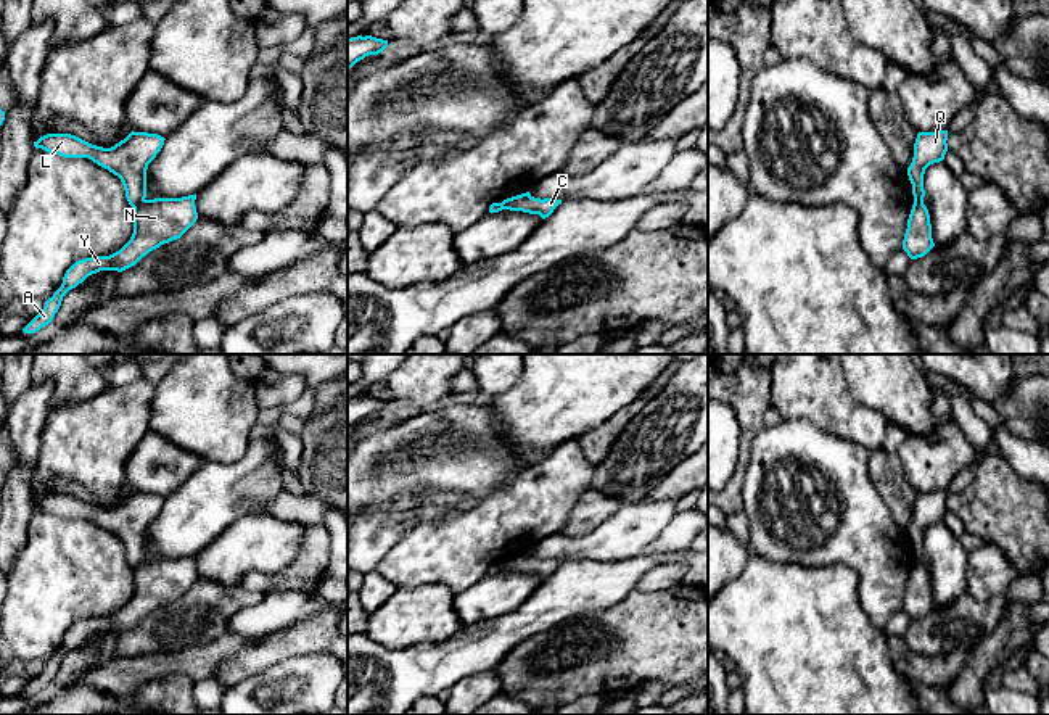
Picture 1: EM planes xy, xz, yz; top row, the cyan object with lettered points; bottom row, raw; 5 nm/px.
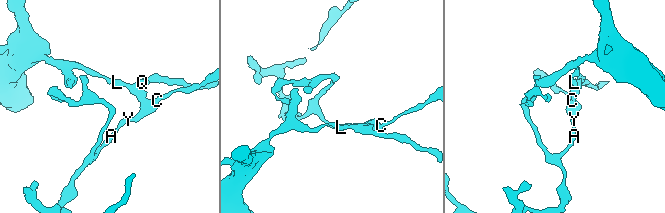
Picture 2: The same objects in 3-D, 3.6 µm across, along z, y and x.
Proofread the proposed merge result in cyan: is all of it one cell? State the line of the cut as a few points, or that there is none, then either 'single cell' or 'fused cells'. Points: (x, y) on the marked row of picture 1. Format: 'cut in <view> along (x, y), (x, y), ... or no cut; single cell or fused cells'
cut in xy along (145, 200), (134, 208); fused cells

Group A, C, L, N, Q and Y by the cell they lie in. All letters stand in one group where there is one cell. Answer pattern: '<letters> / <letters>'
A C N Y / L Q

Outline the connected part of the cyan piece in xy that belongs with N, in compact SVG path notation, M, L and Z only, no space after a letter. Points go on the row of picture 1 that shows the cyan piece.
M196 193L182 198L145 200L134 208L134 234L130 240L109 256L93 256L76 261L64 274L61 287L45 301L24 329L35 333L48 325L58 312L63 296L82 283L88 275L100 271L122 272L135 266L150 251L164 243L180 238L198 219L195 206Z

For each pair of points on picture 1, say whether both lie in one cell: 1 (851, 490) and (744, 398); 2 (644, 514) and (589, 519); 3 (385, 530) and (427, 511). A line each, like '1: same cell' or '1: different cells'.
1: different cells
2: different cells
3: same cell

